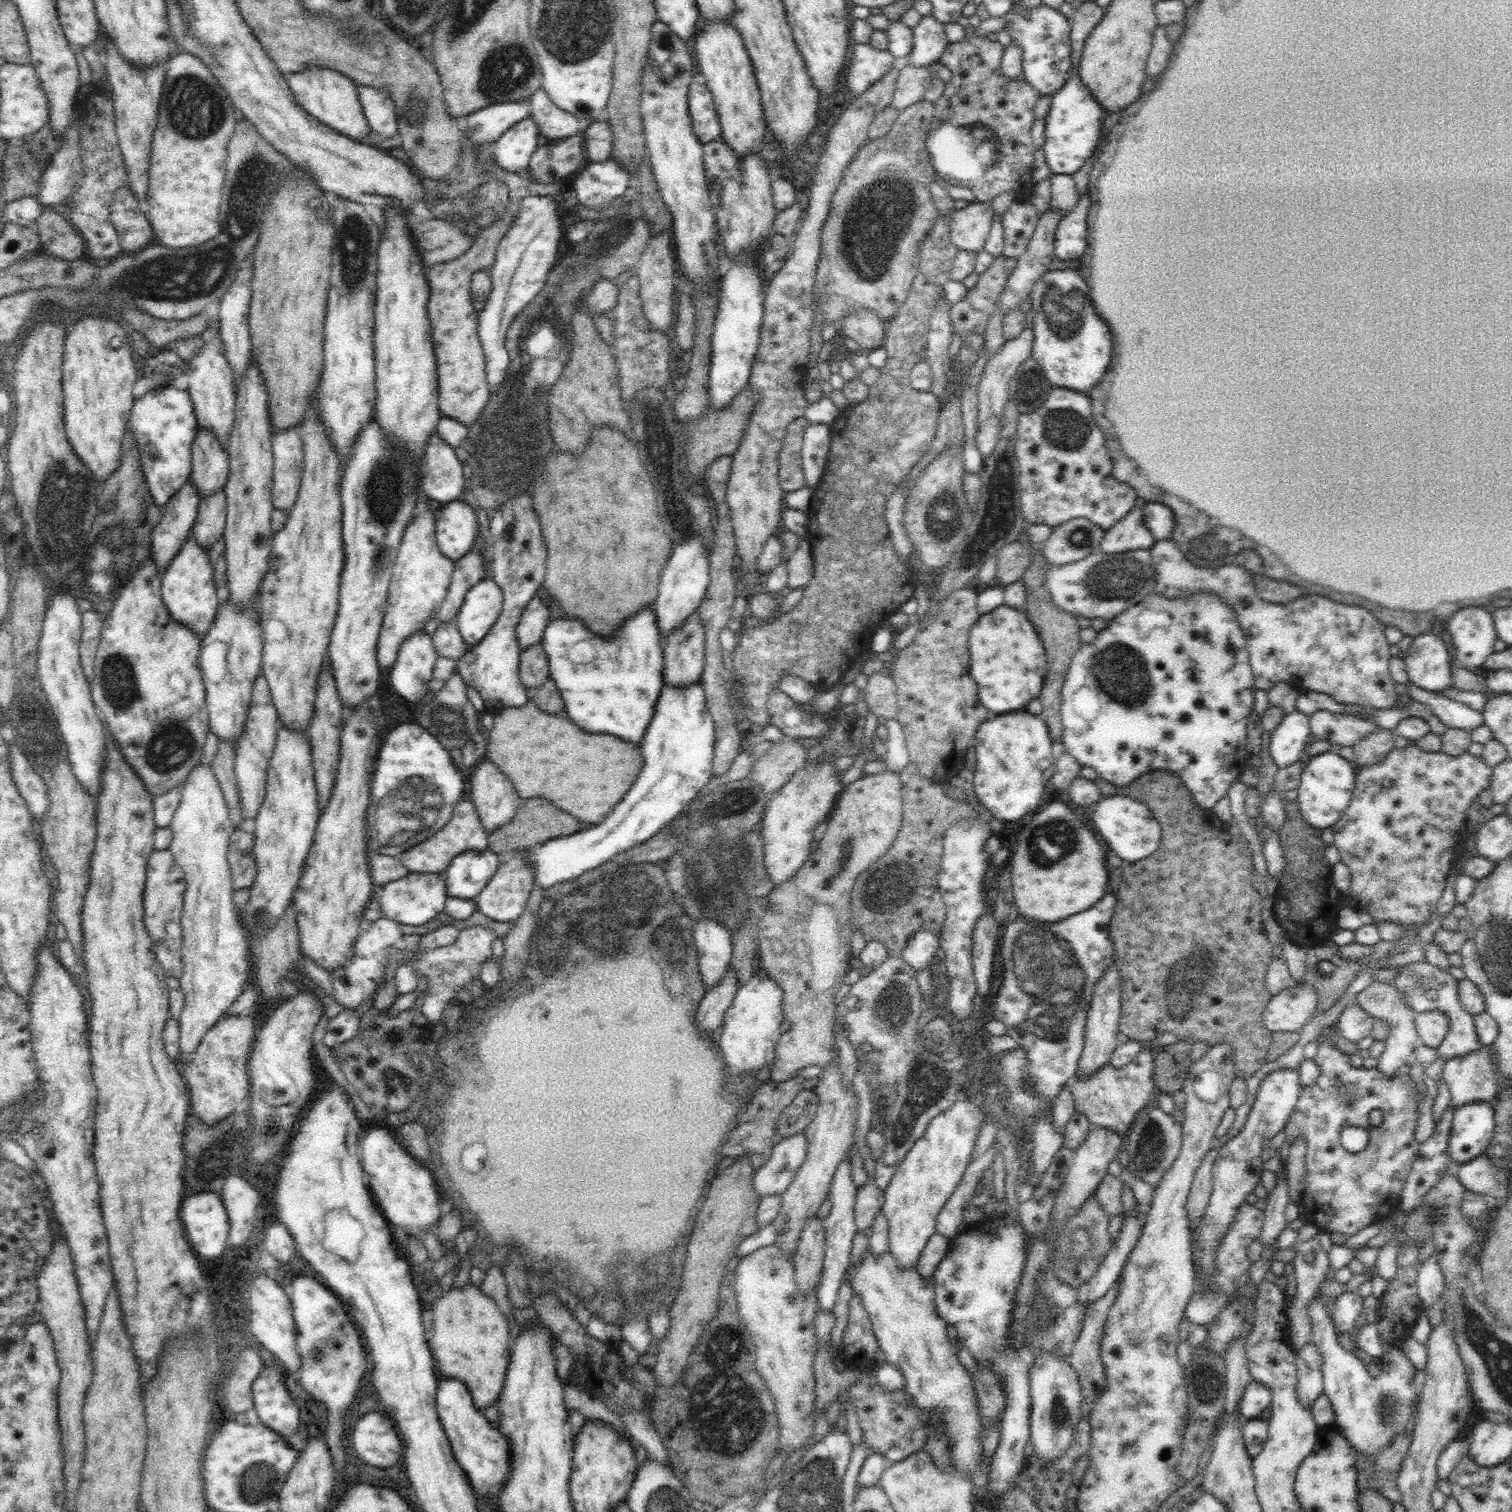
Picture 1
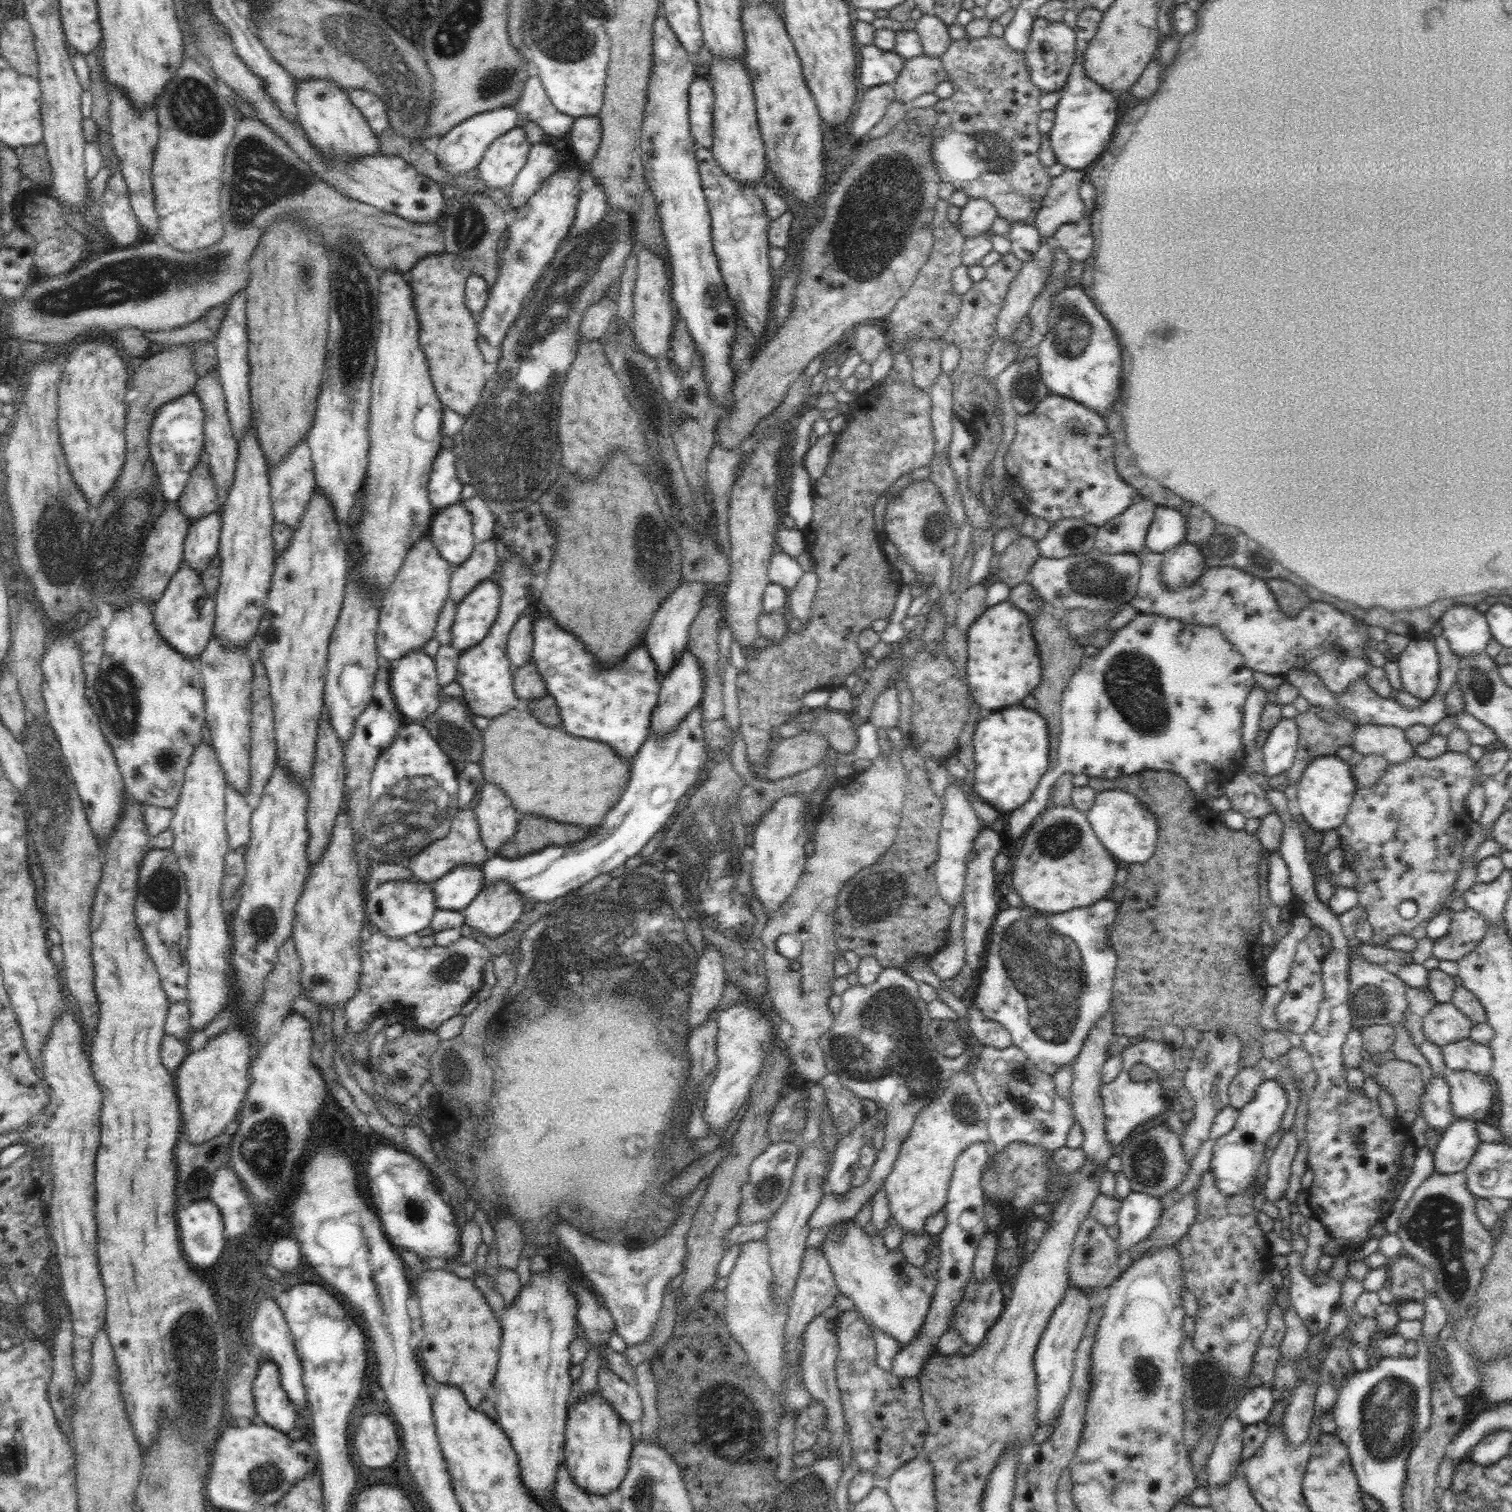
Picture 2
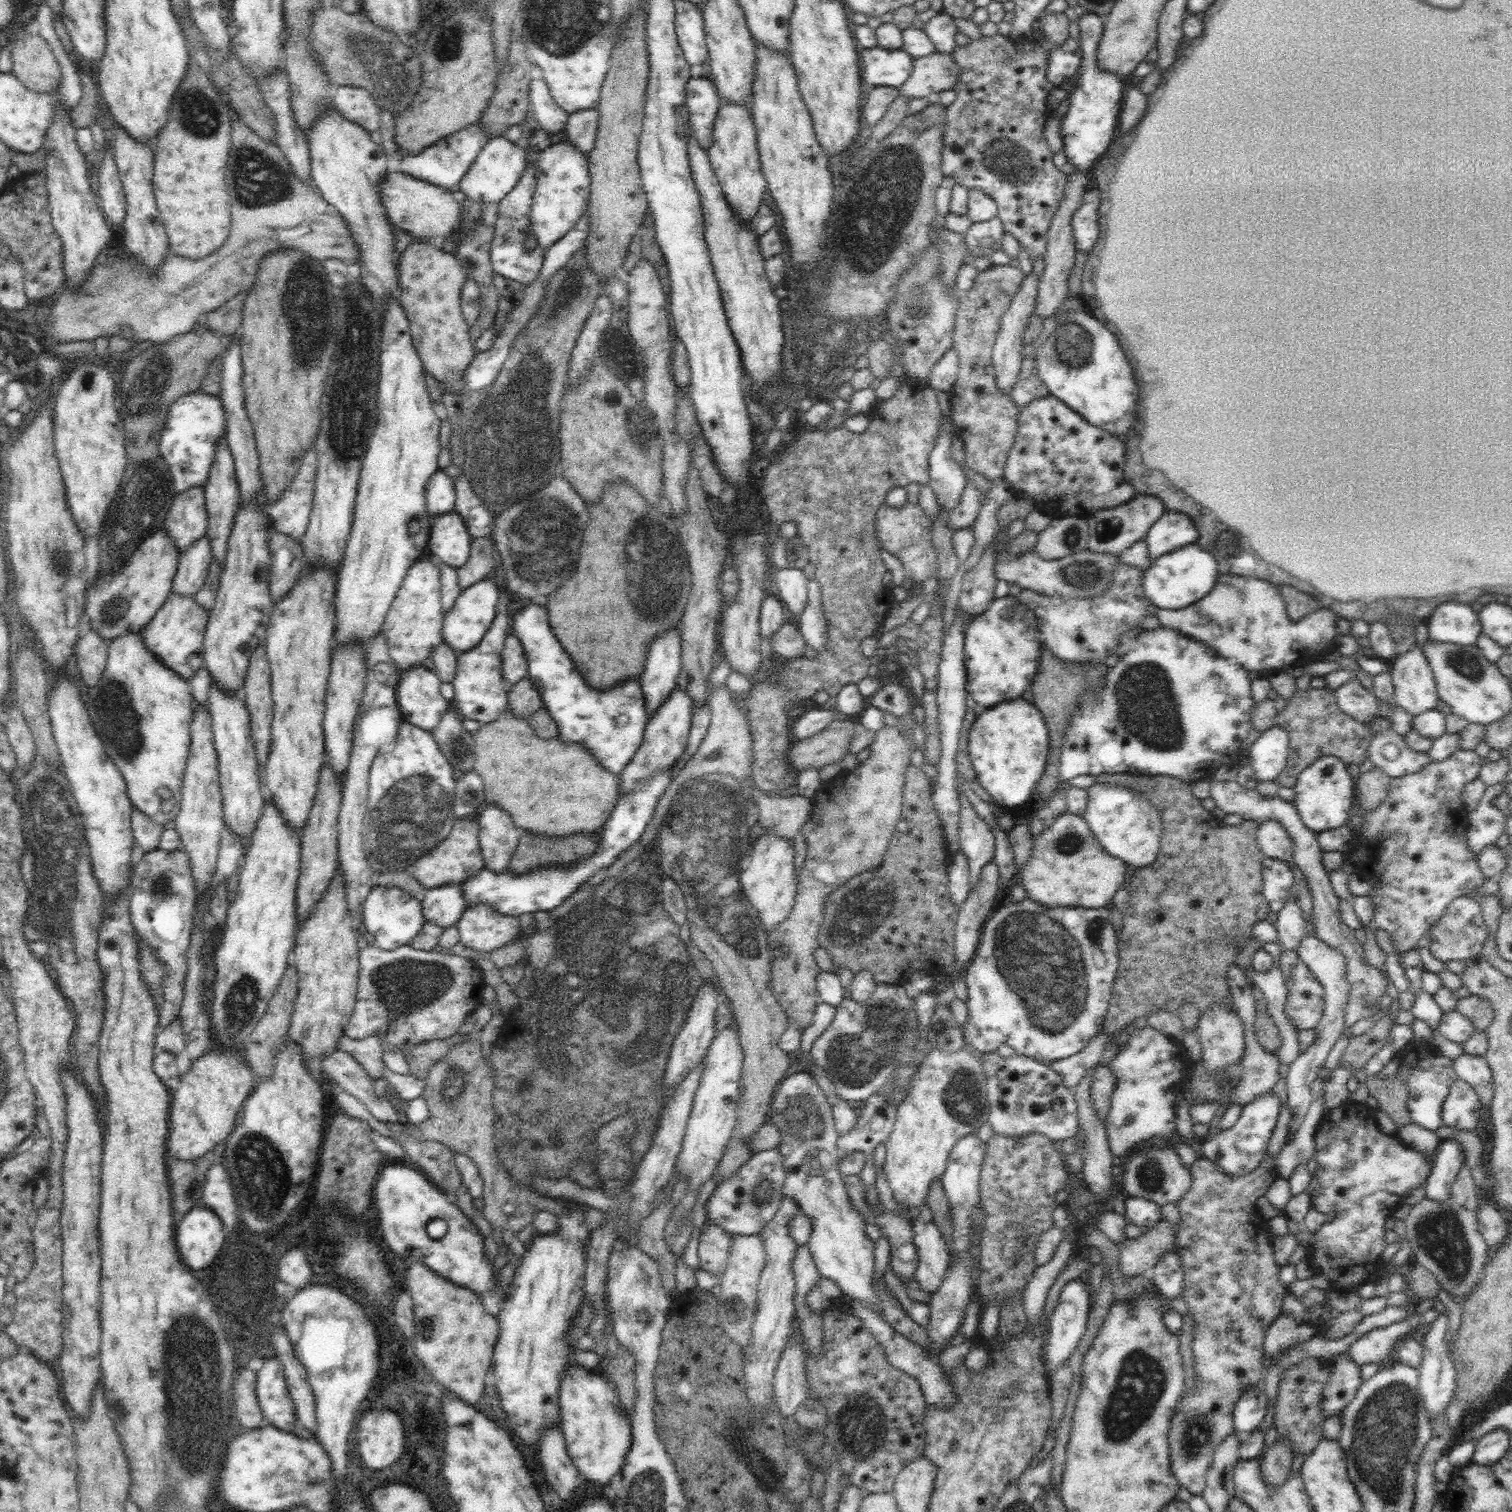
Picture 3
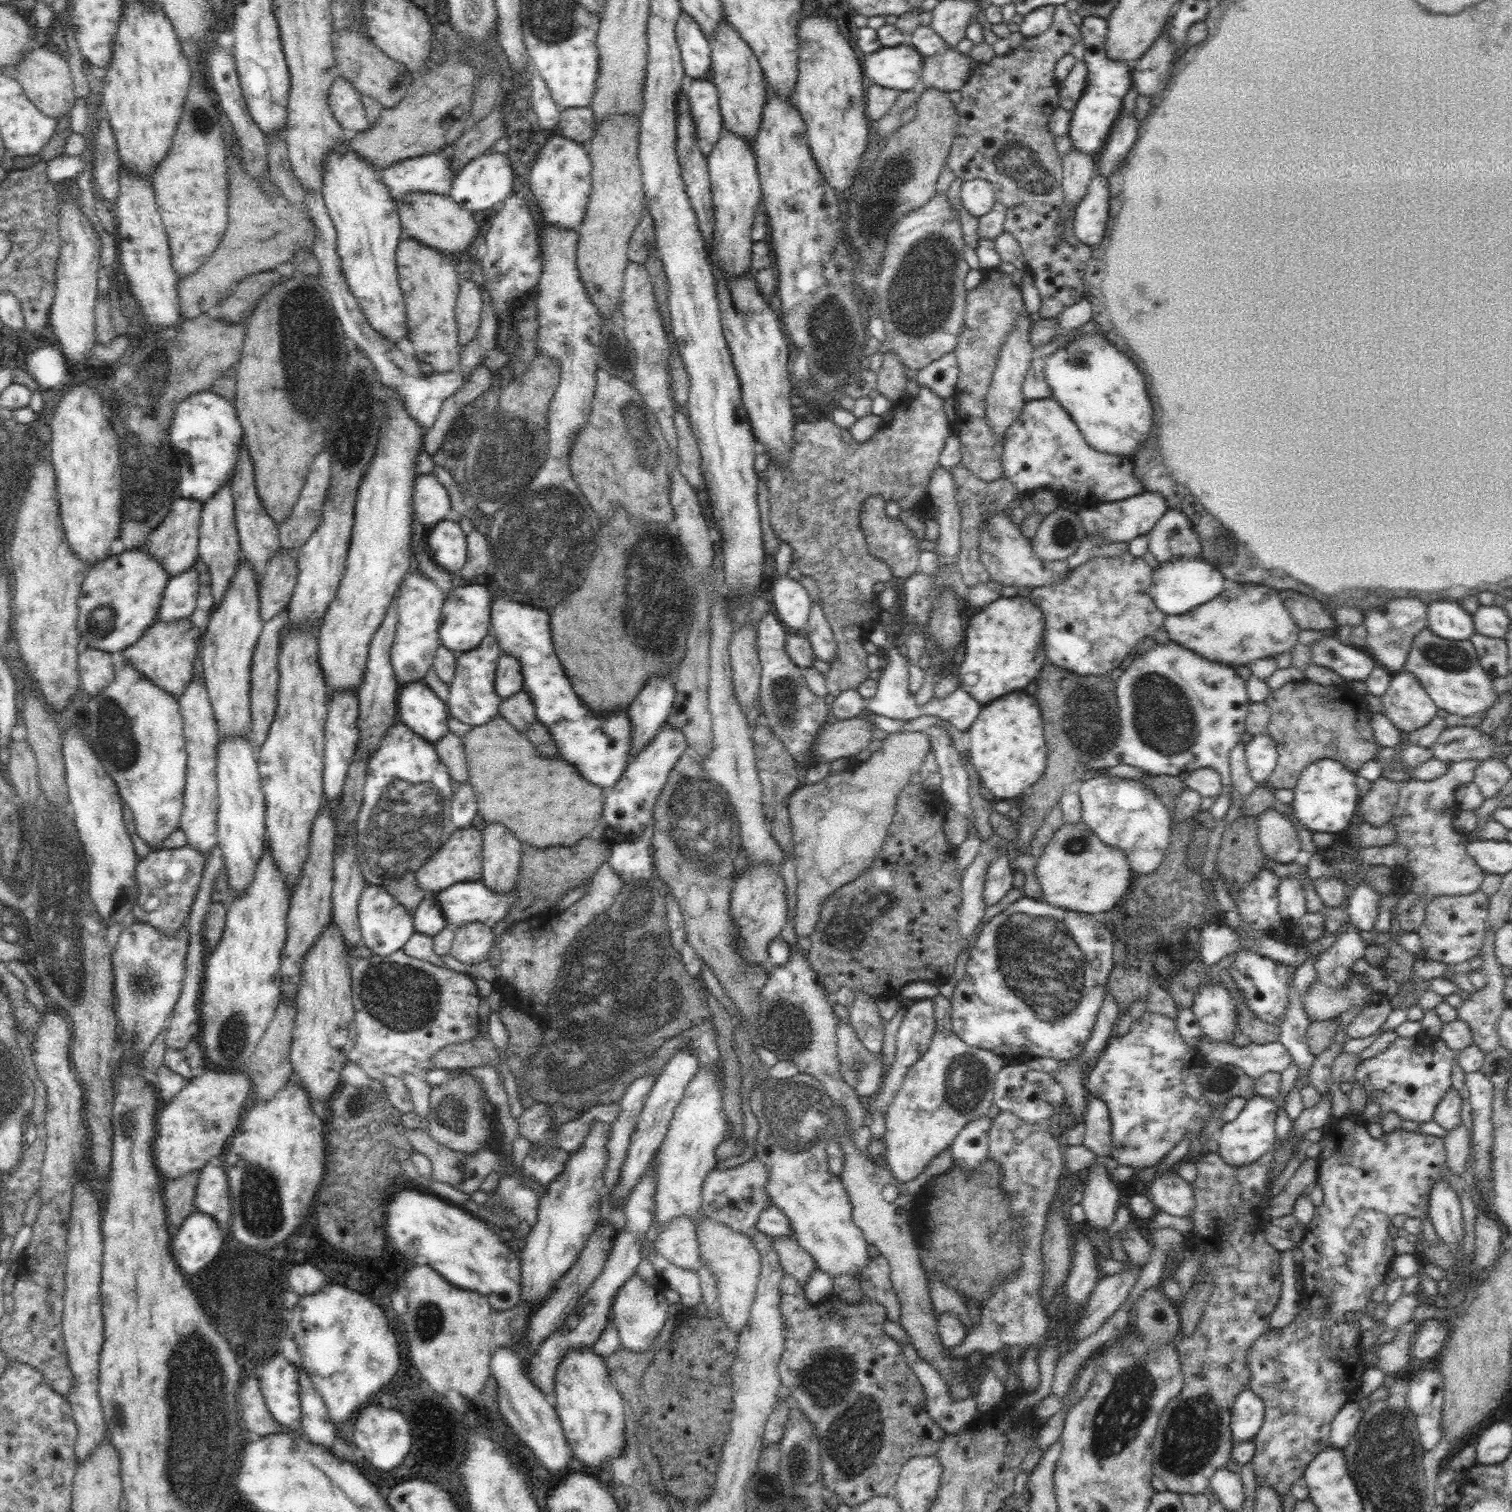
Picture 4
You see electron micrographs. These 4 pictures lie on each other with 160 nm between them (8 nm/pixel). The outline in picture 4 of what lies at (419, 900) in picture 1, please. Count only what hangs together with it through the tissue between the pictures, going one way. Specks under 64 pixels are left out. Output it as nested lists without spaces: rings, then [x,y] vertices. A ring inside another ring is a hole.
[[[370,885],[362,889],[358,906],[358,920],[361,933],[361,945],[367,946],[372,954],[390,956],[403,948],[414,934],[414,920],[410,912],[395,896],[381,885]]]

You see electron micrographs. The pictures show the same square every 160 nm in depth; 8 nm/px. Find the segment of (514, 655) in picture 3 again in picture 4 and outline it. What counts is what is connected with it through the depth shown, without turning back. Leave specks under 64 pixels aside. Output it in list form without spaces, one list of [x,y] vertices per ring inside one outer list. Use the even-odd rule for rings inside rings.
[[[502,650],[495,672],[495,689],[501,700],[523,689],[524,677],[522,671],[518,660]]]

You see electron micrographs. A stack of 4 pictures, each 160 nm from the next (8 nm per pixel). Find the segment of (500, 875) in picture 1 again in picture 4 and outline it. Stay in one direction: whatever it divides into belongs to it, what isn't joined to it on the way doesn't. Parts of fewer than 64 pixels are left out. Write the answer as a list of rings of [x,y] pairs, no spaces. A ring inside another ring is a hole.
[[[478,922],[454,928],[454,939],[449,954],[464,964],[480,964],[488,959],[494,944],[494,927]]]

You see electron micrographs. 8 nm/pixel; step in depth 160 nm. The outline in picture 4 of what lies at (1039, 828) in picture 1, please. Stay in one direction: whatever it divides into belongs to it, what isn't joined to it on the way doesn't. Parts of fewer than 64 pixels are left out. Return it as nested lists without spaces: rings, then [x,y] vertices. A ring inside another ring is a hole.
[[[1082,821],[1077,824],[1064,822],[1036,860],[1035,878],[1040,883],[1044,900],[1086,914],[1098,915],[1121,904],[1134,878],[1124,852],[1103,844]]]

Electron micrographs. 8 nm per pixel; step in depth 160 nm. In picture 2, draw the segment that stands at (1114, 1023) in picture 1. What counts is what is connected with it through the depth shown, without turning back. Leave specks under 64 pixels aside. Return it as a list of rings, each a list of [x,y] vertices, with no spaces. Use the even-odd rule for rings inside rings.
[[[1109,1010],[1101,1019],[1090,1029],[1087,1039],[1082,1045],[1081,1051],[1075,1058],[1072,1072],[1074,1072],[1074,1081],[1072,1083],[1071,1095],[1069,1100],[1074,1110],[1077,1123],[1083,1130],[1083,1149],[1089,1160],[1097,1162],[1100,1166],[1106,1168],[1108,1160],[1112,1158],[1111,1142],[1107,1137],[1106,1115],[1103,1109],[1103,1100],[1101,1099],[1101,1086],[1103,1064],[1106,1062],[1107,1046],[1116,1040],[1113,1034],[1113,1014]]]

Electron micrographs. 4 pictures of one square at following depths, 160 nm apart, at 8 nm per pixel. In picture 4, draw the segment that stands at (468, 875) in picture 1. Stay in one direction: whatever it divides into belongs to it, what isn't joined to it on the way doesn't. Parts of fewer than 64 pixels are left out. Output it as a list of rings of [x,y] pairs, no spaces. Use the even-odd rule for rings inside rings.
[[[426,894],[412,915],[414,931],[426,936],[434,938],[447,927],[443,910],[435,900],[435,895]]]

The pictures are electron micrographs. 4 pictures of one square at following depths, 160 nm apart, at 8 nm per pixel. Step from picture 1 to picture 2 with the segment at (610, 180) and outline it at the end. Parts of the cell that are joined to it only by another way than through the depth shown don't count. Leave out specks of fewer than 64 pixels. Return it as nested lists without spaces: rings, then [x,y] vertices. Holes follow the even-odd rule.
[[[595,182],[590,190],[580,195],[576,218],[570,227],[568,239],[583,232],[586,233],[604,218],[604,215],[608,212],[606,199],[607,196],[603,191],[603,186],[599,182]]]

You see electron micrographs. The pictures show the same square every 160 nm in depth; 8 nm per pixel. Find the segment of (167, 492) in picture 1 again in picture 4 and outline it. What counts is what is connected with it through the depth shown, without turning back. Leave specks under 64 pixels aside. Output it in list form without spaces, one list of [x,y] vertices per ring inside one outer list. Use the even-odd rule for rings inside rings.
[[[209,390],[196,392],[181,400],[169,428],[169,443],[180,467],[181,496],[204,503],[221,486],[231,482],[236,460],[240,457],[241,442],[243,428],[231,401]]]

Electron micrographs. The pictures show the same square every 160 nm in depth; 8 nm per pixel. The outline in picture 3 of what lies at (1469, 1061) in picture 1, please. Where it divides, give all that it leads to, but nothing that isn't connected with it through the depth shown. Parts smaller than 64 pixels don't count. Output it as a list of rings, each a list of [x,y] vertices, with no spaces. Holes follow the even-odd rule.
[[[1457,1078],[1442,1107],[1443,1124],[1452,1128],[1474,1130],[1480,1118],[1481,1107],[1474,1087],[1466,1080]]]

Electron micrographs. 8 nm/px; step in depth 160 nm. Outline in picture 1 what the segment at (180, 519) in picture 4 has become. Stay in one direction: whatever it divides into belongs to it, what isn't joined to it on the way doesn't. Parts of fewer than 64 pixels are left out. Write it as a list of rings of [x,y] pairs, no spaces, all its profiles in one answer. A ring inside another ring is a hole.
[[[199,427],[191,454],[192,472],[189,478],[195,484],[199,496],[210,496],[225,488],[229,473],[229,454],[211,430]]]

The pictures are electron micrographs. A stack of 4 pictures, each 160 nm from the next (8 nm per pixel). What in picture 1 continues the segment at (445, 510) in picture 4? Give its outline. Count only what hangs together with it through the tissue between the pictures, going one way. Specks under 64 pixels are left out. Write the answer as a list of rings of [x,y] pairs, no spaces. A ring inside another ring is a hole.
[[[434,431],[424,450],[421,466],[421,490],[438,506],[461,499],[465,491],[464,463],[458,460],[455,449]]]

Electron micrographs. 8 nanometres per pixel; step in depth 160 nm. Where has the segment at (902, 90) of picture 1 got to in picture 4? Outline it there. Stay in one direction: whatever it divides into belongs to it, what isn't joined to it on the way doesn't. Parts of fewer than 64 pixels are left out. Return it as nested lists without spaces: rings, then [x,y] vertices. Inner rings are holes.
[[[948,48],[942,53],[930,57],[923,57],[923,71],[918,89],[937,88],[943,91],[961,90],[973,73],[970,55],[962,54],[957,48]]]

